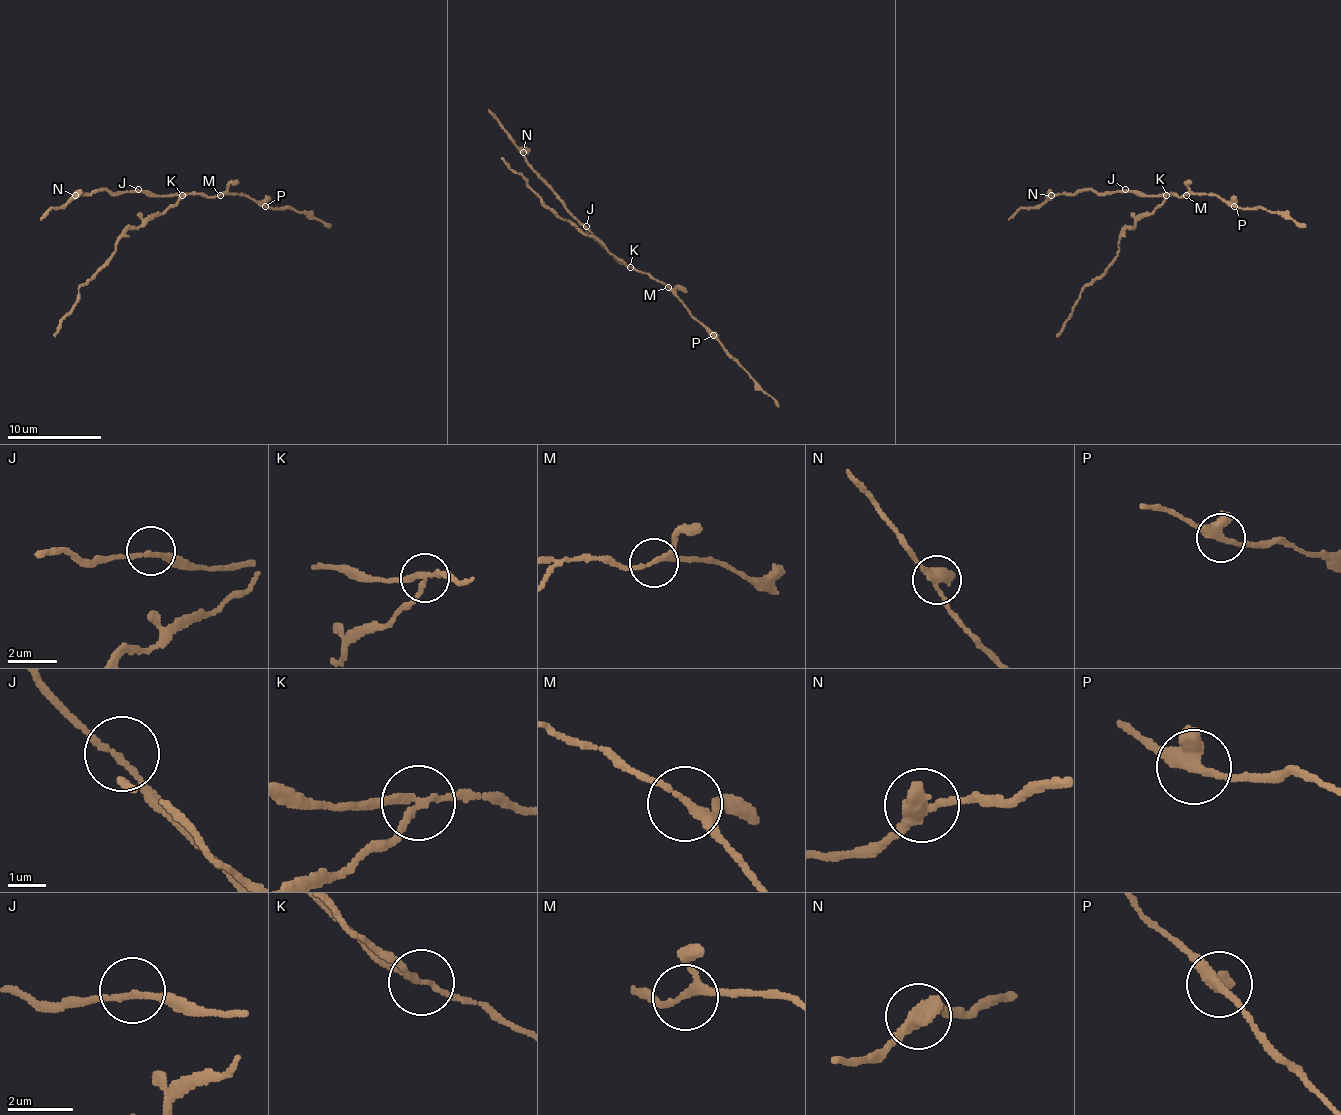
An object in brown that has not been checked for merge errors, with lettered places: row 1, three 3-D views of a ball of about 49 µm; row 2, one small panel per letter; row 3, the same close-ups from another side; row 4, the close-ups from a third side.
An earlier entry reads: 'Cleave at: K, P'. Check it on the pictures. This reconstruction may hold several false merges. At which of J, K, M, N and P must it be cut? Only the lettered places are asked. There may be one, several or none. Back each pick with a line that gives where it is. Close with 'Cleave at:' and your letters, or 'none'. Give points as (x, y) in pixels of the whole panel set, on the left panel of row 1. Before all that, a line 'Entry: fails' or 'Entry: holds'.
Entry: holds
K: (182, 195)
P: (265, 206)
Cleave at: K, P

